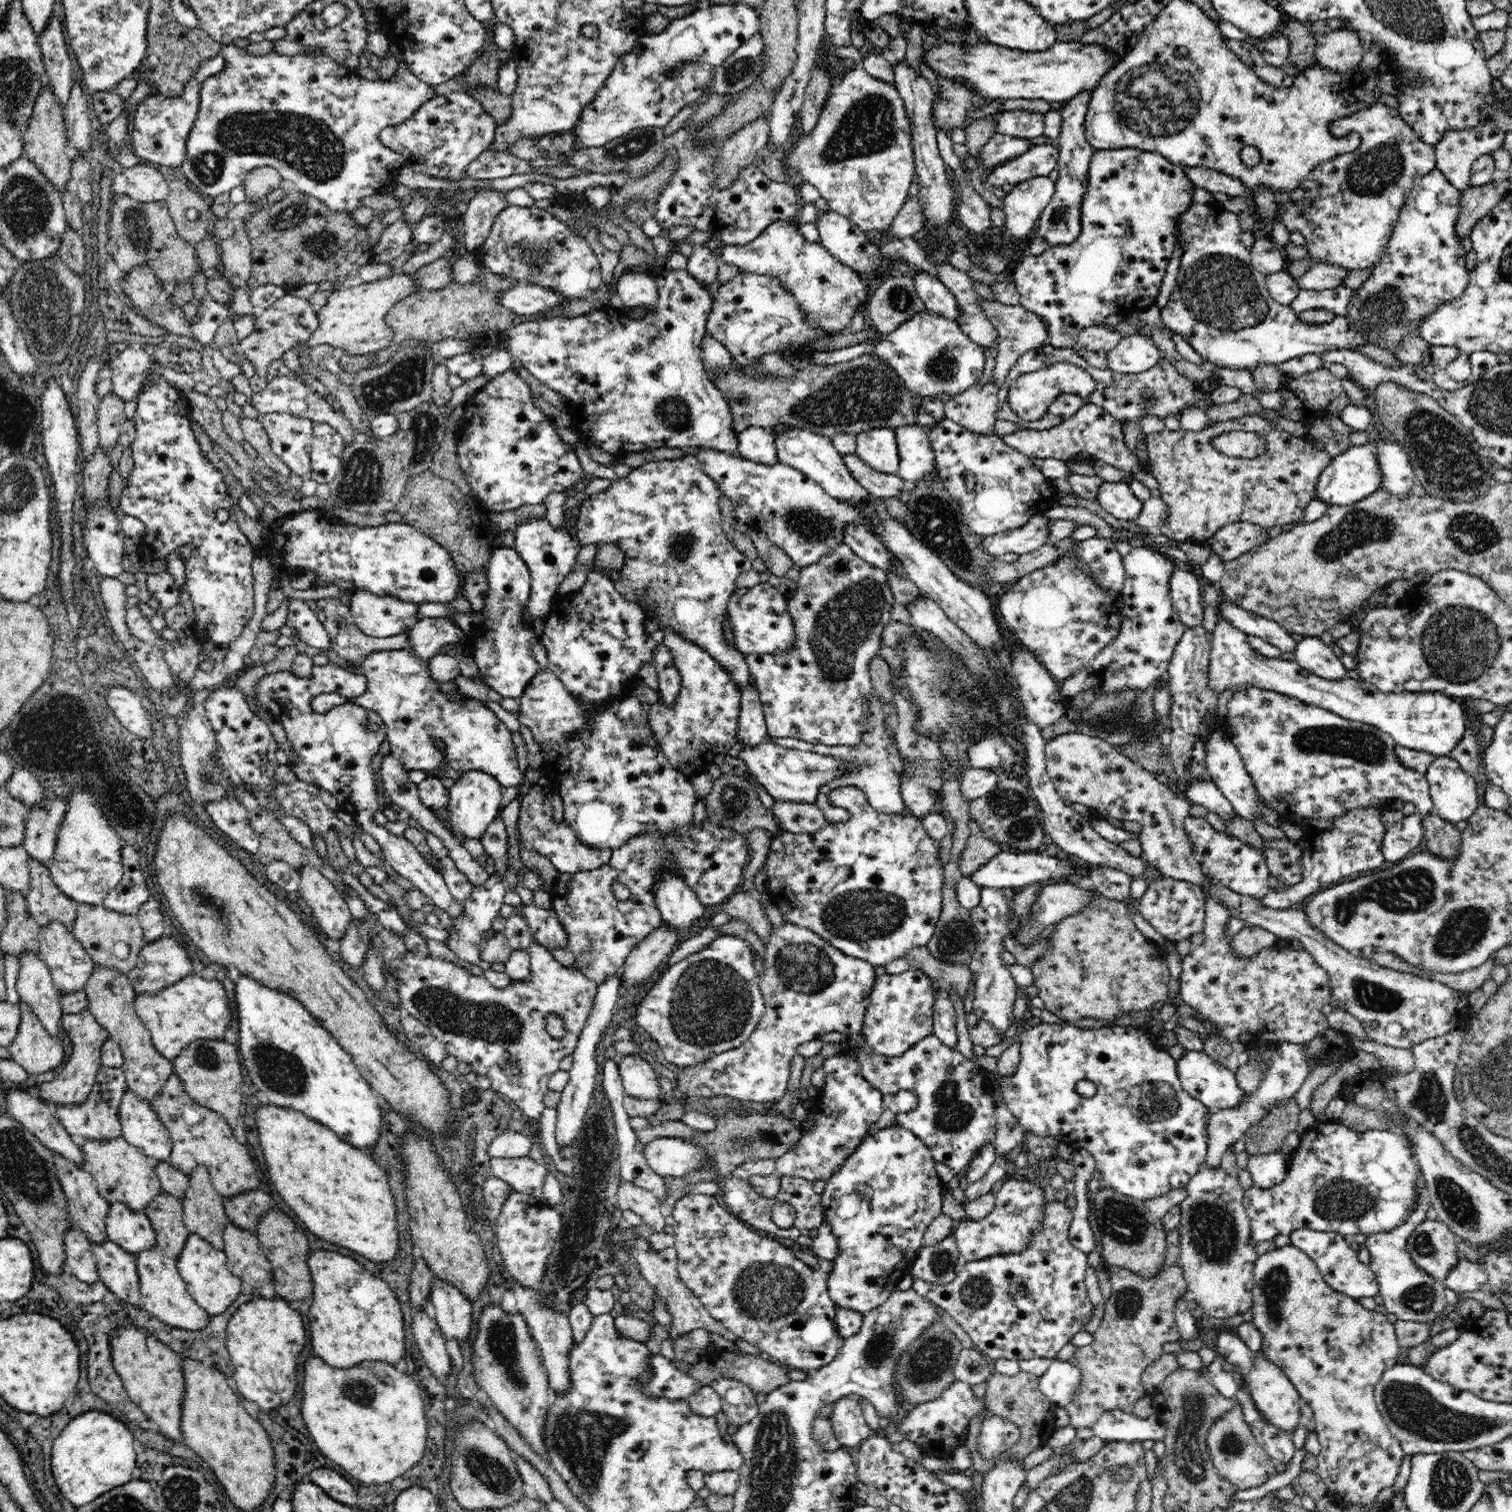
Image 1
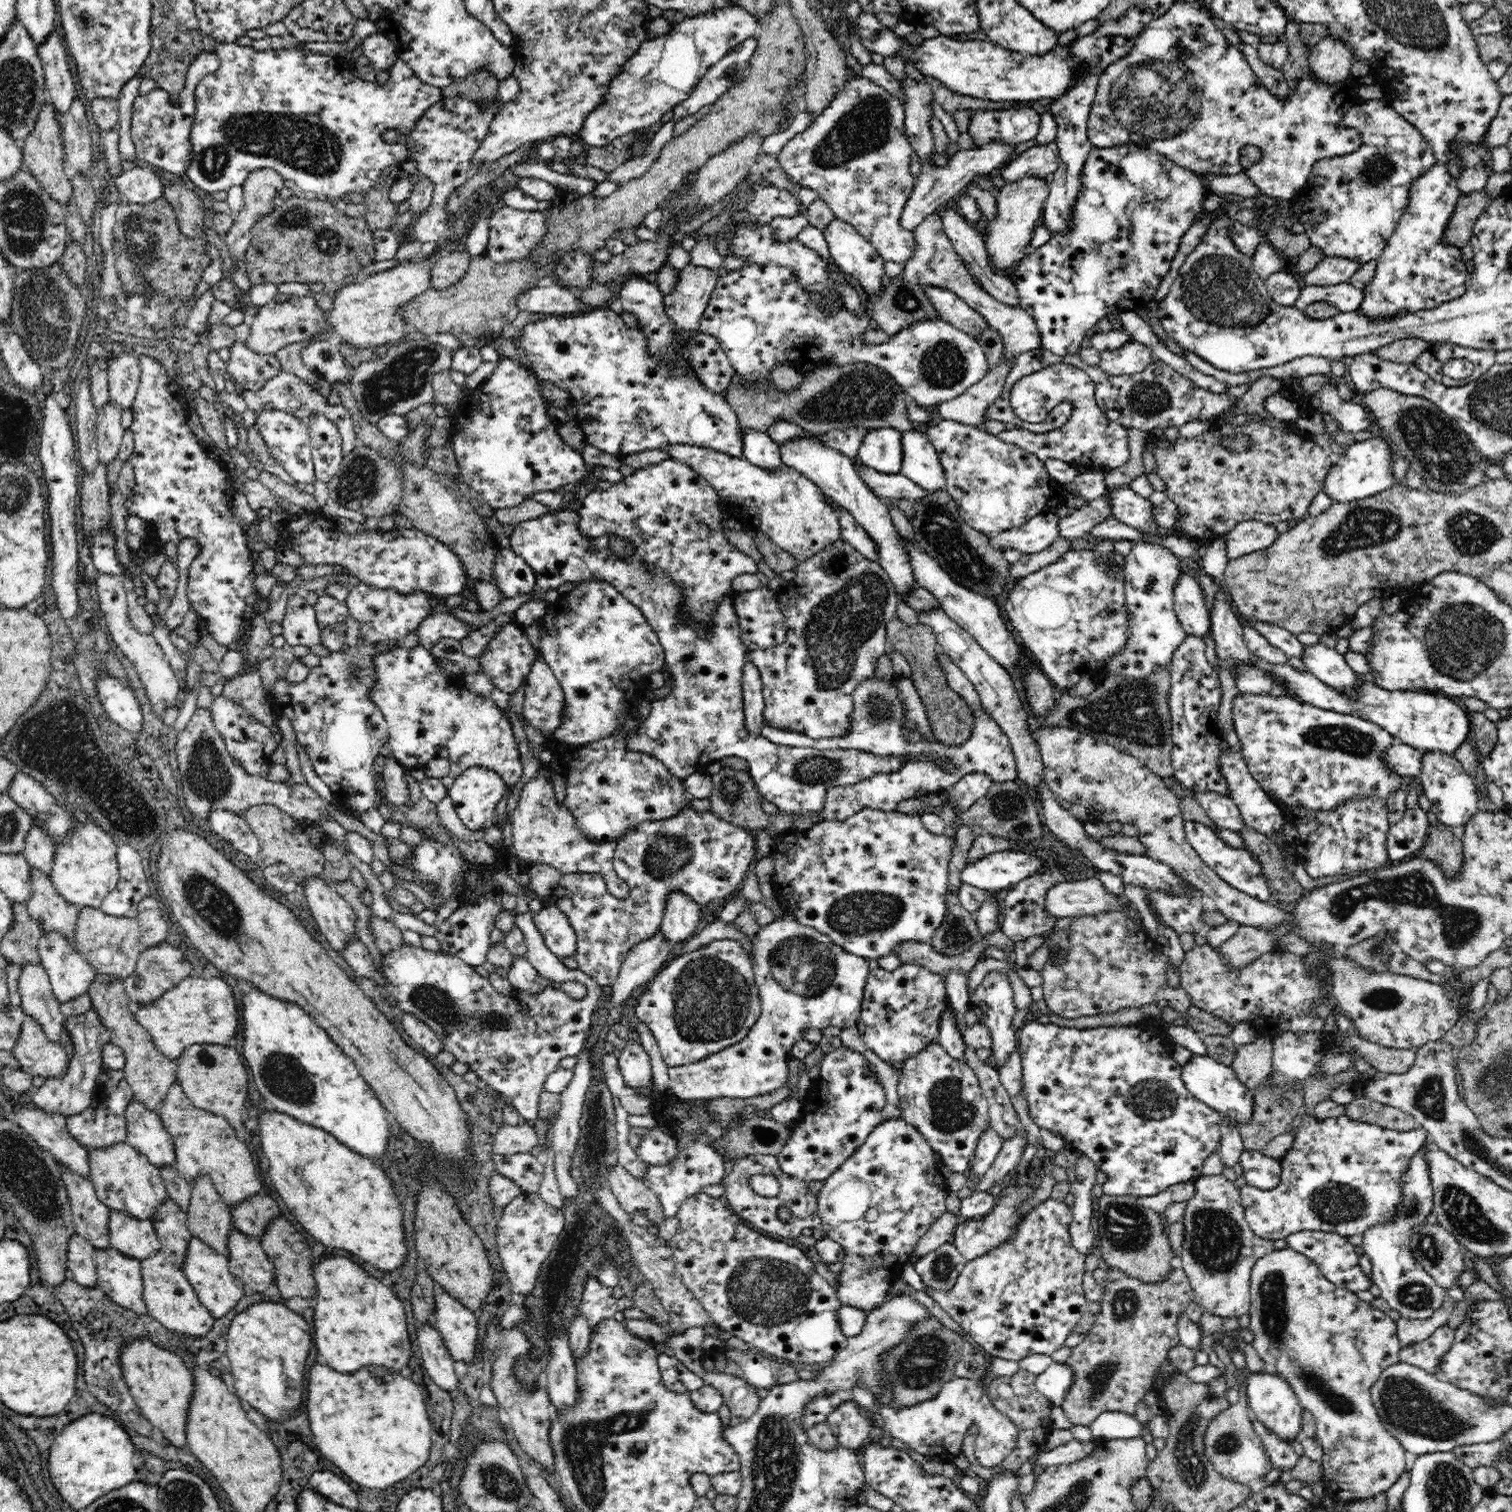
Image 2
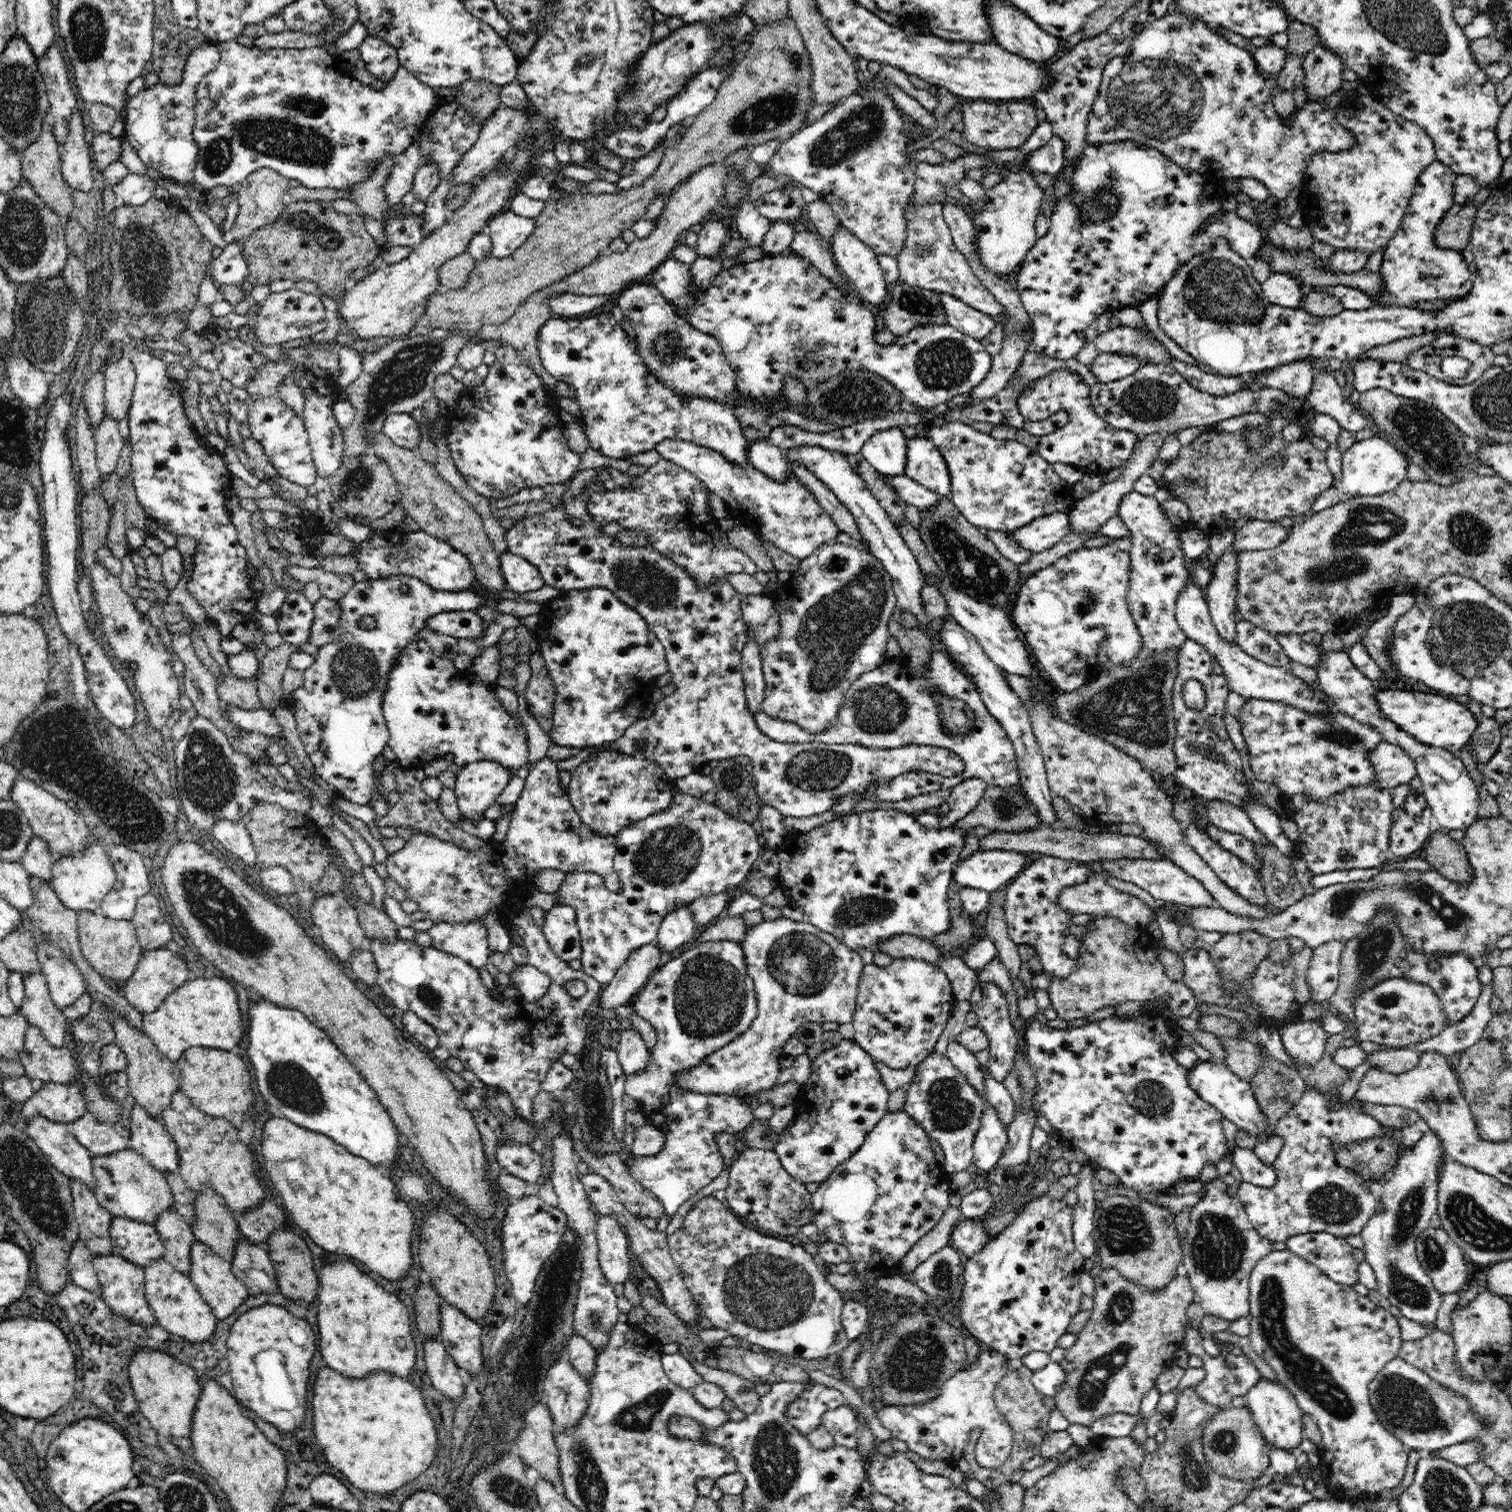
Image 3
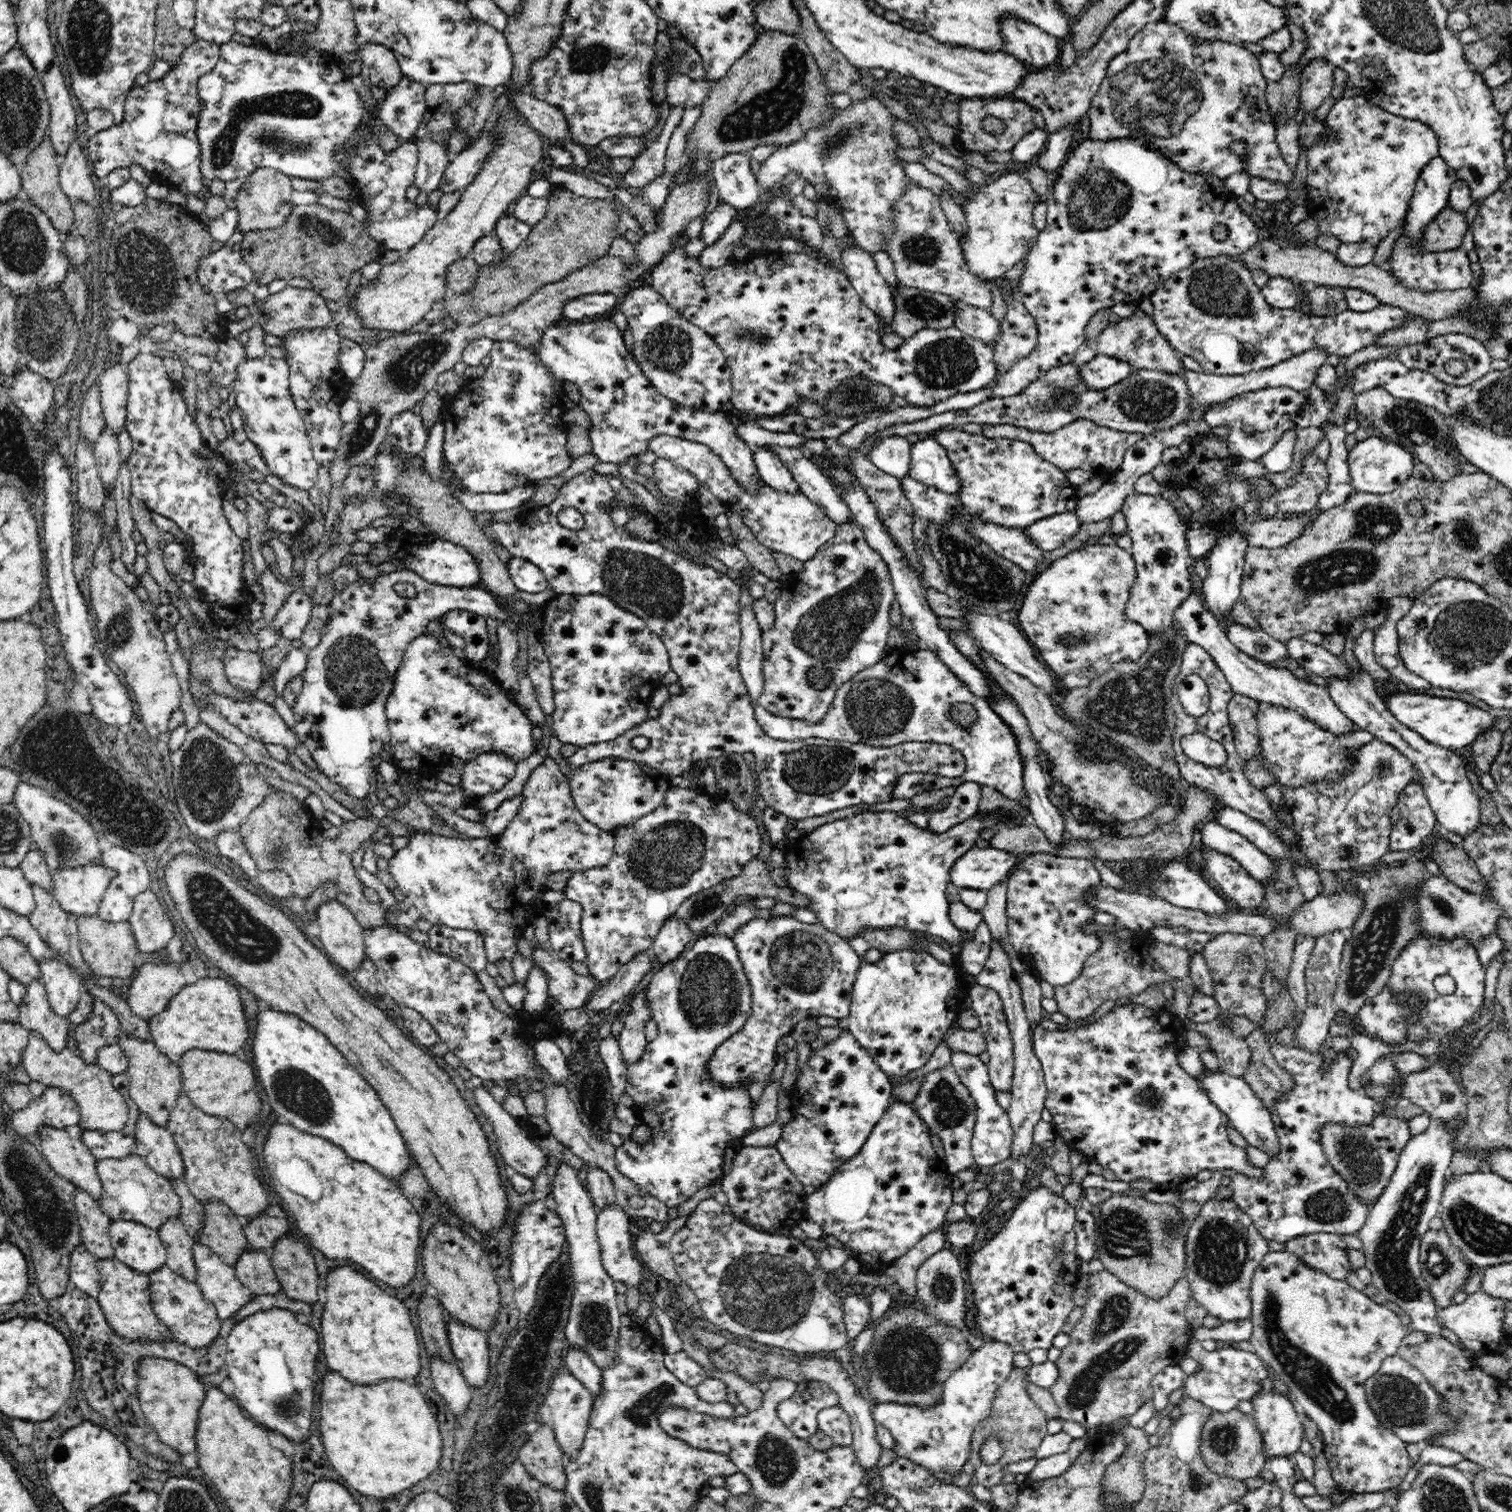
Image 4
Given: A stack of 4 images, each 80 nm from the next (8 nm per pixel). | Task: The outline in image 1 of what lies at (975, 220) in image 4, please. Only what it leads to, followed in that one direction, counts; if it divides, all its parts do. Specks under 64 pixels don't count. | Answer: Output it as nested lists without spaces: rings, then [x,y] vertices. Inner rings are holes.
[[[1049,176],[1030,178],[1024,182],[1020,182],[1006,194],[1002,199],[1003,211],[1006,213],[1005,230],[1003,231],[1003,239],[1008,242],[1008,246],[1013,244],[1016,249],[1022,248],[1022,240],[1026,238],[1034,229],[1037,220],[1040,218],[1042,211],[1050,202],[1054,194],[1054,182]]]

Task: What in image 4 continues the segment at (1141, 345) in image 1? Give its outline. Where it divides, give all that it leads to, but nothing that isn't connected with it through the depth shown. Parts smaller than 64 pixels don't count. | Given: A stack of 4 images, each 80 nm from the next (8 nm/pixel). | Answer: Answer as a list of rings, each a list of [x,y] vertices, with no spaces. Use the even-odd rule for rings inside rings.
[[[1098,353],[1078,369],[1080,381],[1084,383],[1085,388],[1095,392],[1104,392],[1109,386],[1122,382],[1133,372],[1133,368],[1126,364],[1126,361],[1102,353]]]

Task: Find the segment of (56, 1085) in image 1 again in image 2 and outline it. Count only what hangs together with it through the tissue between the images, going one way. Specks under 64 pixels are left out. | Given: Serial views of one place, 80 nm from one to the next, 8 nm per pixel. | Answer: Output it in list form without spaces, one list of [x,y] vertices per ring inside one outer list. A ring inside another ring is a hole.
[[[93,1007],[84,1014],[65,1017],[65,1027],[74,1045],[69,1069],[62,1078],[47,1078],[45,1084],[35,1090],[32,1103],[42,1111],[67,1117],[85,1111],[95,1101],[97,1080],[104,1070],[102,1049],[111,1042],[112,1033],[102,1024]]]

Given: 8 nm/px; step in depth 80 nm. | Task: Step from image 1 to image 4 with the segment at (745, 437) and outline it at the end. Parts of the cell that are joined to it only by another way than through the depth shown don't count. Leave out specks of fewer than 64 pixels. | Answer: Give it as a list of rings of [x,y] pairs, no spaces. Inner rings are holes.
[[[755,447],[753,449],[753,459],[764,484],[768,484],[770,487],[784,493],[800,491],[792,473],[784,466],[784,463],[776,454],[770,452],[770,449]]]

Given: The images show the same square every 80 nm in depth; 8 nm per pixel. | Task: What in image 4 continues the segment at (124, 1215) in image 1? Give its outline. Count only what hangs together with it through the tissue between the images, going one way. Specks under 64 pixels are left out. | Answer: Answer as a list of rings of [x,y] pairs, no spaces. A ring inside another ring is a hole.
[[[113,1220],[109,1226],[115,1258],[132,1270],[149,1274],[165,1264],[167,1252],[159,1231],[134,1221]]]

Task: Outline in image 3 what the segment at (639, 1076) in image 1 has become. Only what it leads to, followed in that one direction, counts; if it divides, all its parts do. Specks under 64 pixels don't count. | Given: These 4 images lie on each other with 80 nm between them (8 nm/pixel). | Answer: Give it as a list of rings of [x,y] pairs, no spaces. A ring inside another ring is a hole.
[[[633,1028],[620,1031],[617,1052],[618,1061],[627,1076],[638,1075],[640,1071],[647,1070],[647,1063],[650,1063],[650,1051],[640,1034]]]

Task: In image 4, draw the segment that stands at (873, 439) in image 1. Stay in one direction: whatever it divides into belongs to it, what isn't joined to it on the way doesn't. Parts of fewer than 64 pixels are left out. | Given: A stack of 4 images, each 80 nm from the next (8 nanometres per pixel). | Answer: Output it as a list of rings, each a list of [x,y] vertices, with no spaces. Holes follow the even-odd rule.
[[[892,435],[876,439],[867,456],[874,466],[901,479],[908,475],[910,452],[911,445],[906,437]]]

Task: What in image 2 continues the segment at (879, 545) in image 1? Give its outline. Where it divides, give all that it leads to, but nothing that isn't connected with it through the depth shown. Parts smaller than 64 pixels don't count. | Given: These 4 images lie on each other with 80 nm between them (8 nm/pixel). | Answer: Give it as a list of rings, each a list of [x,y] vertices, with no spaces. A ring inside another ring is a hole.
[[[826,497],[826,503],[830,503],[836,511],[838,511],[838,521],[840,521],[840,534],[845,542],[849,542],[852,546],[856,546],[866,558],[878,561],[878,547],[868,535],[868,531],[864,530],[854,518],[850,511],[846,511],[842,506],[835,504],[834,500]]]

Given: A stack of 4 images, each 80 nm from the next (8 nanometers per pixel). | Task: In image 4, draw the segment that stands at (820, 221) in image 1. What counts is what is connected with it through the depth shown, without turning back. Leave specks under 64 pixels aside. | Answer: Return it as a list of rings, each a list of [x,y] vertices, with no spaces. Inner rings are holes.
[[[858,245],[841,249],[841,265],[852,286],[875,316],[880,316],[890,326],[895,311],[895,289],[885,281],[881,271],[874,265],[875,260],[875,254]]]

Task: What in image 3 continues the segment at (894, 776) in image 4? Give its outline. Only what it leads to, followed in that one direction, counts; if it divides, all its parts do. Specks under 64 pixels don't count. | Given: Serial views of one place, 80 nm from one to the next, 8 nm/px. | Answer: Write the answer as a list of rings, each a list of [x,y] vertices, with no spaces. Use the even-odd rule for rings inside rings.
[[[600,478],[596,483],[589,482],[569,503],[552,509],[550,512],[534,514],[530,518],[516,521],[516,524],[505,532],[507,550],[537,566],[545,584],[558,589],[561,593],[570,592],[570,590],[607,589],[620,602],[624,602],[624,605],[636,610],[665,648],[666,661],[669,671],[672,672],[671,681],[675,686],[675,691],[671,695],[664,695],[660,701],[653,704],[652,716],[634,722],[634,725],[624,731],[618,740],[606,743],[606,746],[586,747],[577,755],[558,760],[556,763],[559,770],[571,771],[592,753],[600,753],[602,749],[614,749],[614,752],[628,755],[634,754],[638,750],[638,740],[646,743],[644,749],[640,750],[644,758],[660,765],[664,769],[665,776],[673,779],[684,778],[684,776],[698,772],[705,763],[711,760],[721,761],[734,756],[748,756],[751,759],[750,773],[762,805],[770,805],[778,809],[785,817],[794,818],[806,818],[830,811],[837,796],[853,792],[857,797],[869,786],[877,782],[888,782],[904,772],[928,771],[950,778],[958,776],[964,770],[965,762],[962,762],[960,756],[941,746],[911,743],[908,746],[880,750],[846,743],[776,742],[762,734],[756,725],[755,716],[752,715],[746,703],[745,683],[742,669],[740,669],[741,653],[748,638],[741,610],[742,596],[728,583],[727,579],[715,580],[712,585],[700,590],[700,587],[696,585],[696,580],[686,573],[683,566],[676,566],[663,554],[654,550],[653,546],[622,546],[615,536],[602,535],[602,527],[596,526],[593,516],[587,513],[587,502],[594,493],[604,492],[606,489],[602,486]],[[570,518],[582,521],[582,526],[574,525]]]

